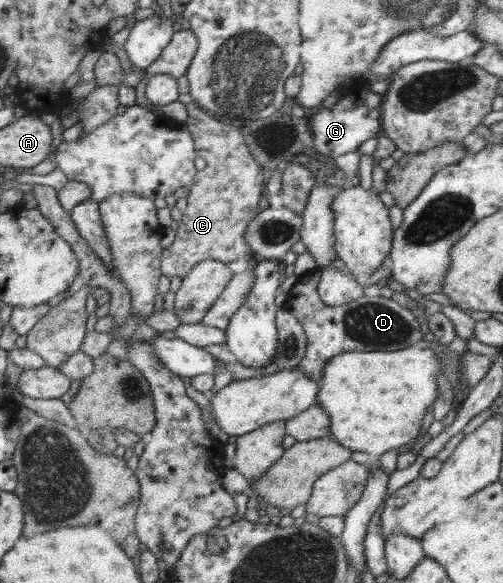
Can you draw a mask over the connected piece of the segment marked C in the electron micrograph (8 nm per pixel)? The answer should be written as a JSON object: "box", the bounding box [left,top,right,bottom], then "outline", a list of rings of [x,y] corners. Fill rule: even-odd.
{"box":[161,102,266,279],"outline":[[[193,102],[185,104],[185,107],[188,112],[188,118],[185,122],[188,133],[195,141],[194,145],[198,156],[201,156],[206,164],[203,170],[195,173],[188,186],[187,206],[185,212],[182,213],[173,244],[161,252],[161,272],[169,279],[174,276],[181,277],[181,279],[187,277],[195,264],[207,259],[224,263],[230,263],[233,260],[239,260],[239,258],[250,261],[252,252],[249,243],[245,241],[245,232],[247,232],[249,222],[261,212],[259,202],[261,202],[261,196],[263,196],[266,186],[263,175],[264,168],[249,152],[247,140],[245,140],[247,137],[241,134],[239,128],[235,128],[224,119],[213,116]]]}

